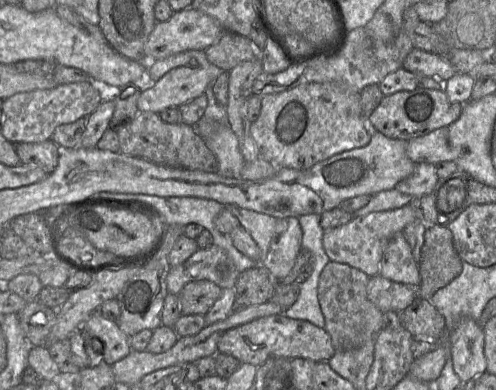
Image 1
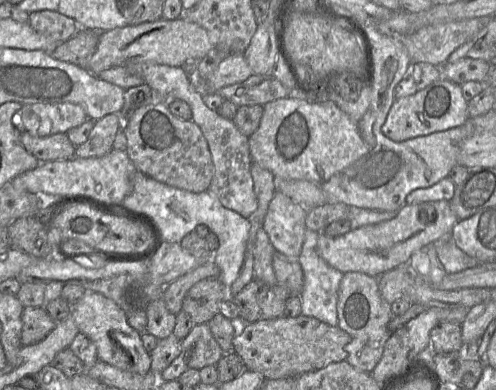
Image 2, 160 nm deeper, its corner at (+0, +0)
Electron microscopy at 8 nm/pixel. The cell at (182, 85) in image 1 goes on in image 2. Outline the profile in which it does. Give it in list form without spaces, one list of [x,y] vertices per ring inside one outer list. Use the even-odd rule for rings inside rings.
[[[242,53],[228,54],[220,61],[216,71],[207,79],[199,80],[207,83],[208,91],[217,92],[225,86],[230,86],[239,82],[244,82],[253,75],[253,71]]]

